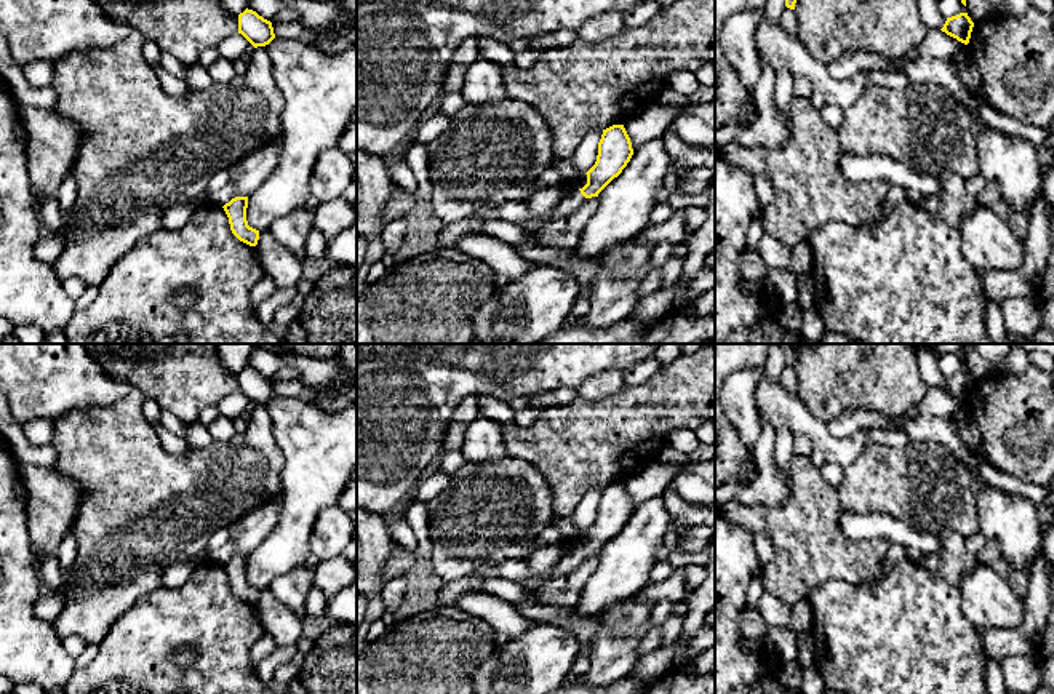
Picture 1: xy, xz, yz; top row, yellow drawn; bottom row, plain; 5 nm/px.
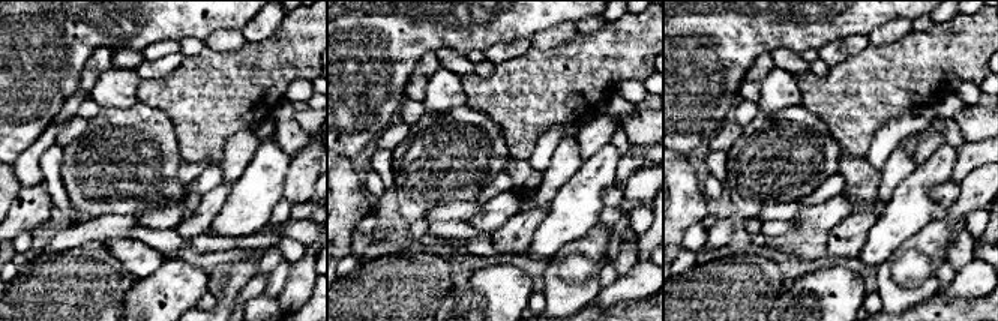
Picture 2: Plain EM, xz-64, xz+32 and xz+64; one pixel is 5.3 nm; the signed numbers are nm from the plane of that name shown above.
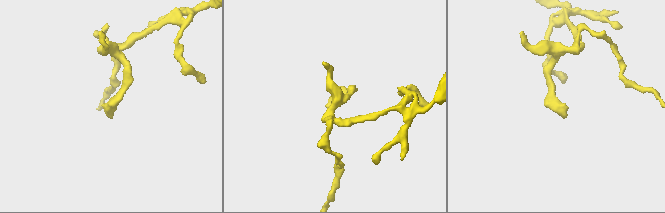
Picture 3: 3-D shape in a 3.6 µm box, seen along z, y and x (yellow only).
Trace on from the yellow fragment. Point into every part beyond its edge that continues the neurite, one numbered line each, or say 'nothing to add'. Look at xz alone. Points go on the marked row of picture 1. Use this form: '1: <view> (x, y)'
1: xz (574, 199)

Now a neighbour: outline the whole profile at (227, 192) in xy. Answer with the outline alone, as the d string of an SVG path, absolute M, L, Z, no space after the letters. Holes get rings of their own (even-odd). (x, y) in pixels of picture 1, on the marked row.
M229 181L229 184L219 189L218 192L210 193L211 203L221 205L221 206L229 203L235 197L237 197L237 189L234 181Z

